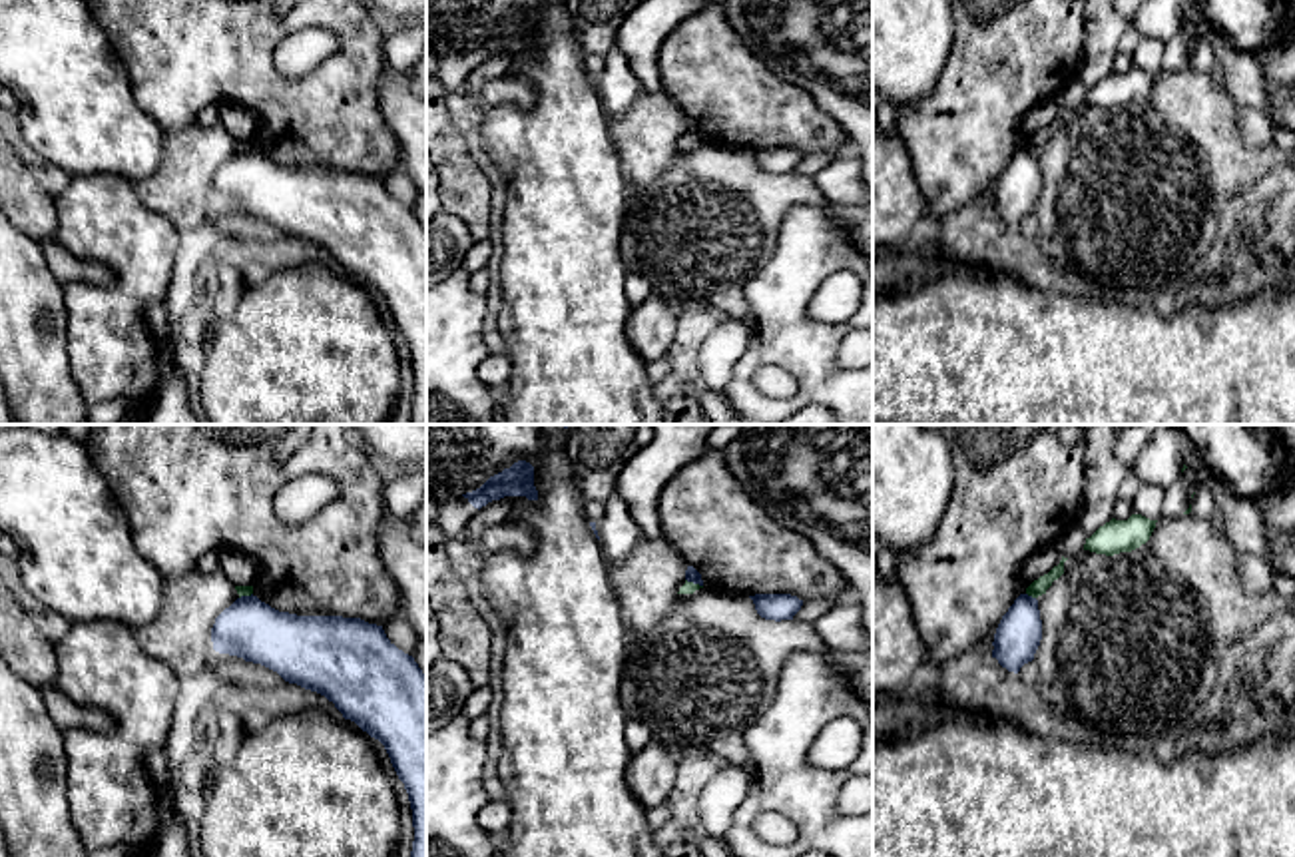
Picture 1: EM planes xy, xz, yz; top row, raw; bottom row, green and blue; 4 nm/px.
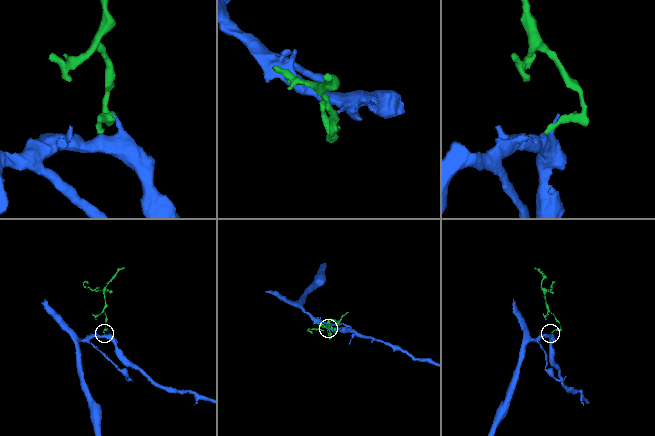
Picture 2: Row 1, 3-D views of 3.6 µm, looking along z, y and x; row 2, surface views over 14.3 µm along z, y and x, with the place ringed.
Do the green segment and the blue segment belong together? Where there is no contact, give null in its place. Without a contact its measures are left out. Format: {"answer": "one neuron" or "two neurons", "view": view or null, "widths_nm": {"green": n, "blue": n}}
{"answer": "two neurons", "view": "yz", "widths_nm": {"green": 70, "blue": 180}}

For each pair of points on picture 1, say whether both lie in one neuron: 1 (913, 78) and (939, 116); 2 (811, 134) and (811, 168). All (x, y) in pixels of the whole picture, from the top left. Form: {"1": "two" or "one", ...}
{"1": "two", "2": "two"}

